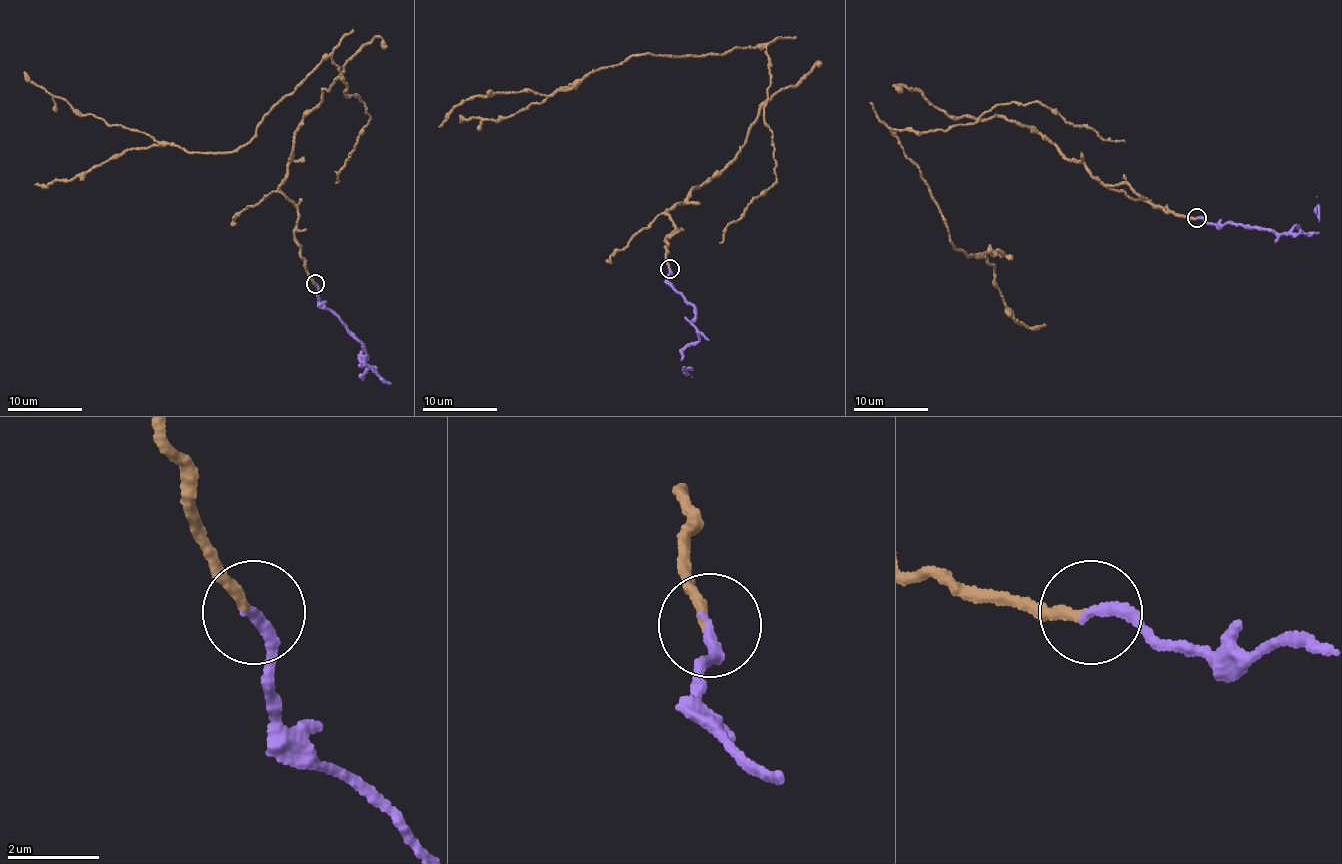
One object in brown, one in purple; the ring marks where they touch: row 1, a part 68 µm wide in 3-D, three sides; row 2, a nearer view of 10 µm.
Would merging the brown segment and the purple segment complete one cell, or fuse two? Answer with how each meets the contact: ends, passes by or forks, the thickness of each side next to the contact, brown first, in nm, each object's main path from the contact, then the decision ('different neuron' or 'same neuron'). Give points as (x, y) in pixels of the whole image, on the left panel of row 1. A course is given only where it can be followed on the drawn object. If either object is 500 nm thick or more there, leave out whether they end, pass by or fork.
brown ends | purple ends | 240/260 nm | brown via (316, 283), (278, 187), (324, 88), (347, 89), (331, 58), (247, 143), (216, 153), (82, 116), (24, 71) | purple via (316, 283), (319, 299), (360, 343), (365, 361), (373, 367), (362, 379), (364, 344) | different neuron

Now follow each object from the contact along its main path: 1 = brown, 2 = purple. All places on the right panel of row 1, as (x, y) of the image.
1: (1197, 217), (1152, 206), (1127, 184), (1102, 184), (1011, 119), (895, 130), (955, 250), (1001, 256), (990, 244)
2: (1197, 217), (1213, 224), (1227, 223), (1278, 233), (1287, 232), (1297, 226), (1307, 233), (1318, 232), (1316, 197)

